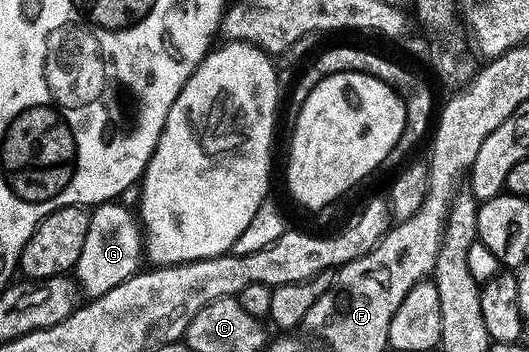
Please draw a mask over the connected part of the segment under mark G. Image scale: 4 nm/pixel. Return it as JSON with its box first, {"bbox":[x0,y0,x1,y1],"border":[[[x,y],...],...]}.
{"bbox":[74,204,146,300],"border":[[[105,204],[95,207],[90,224],[90,236],[86,236],[86,248],[82,252],[82,260],[78,260],[74,271],[81,291],[92,300],[106,296],[106,292],[118,288],[118,284],[122,284],[141,273],[142,265],[140,266],[140,261],[143,263],[146,258],[146,238],[142,233],[141,223],[133,211],[131,214],[126,207],[120,205]]]}

